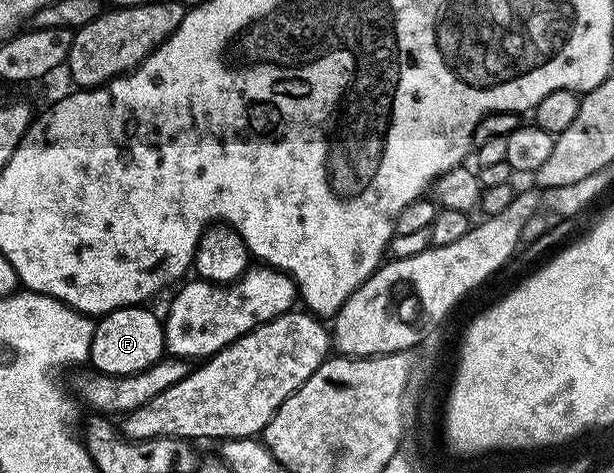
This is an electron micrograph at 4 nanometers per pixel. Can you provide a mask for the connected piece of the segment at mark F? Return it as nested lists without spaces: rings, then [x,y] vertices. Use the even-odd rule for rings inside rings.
[[[146,306],[119,307],[116,311],[110,311],[102,316],[95,324],[93,333],[93,345],[91,346],[90,366],[101,375],[132,375],[149,369],[158,359],[164,358],[165,348],[163,345],[163,325],[160,316],[146,311]]]

